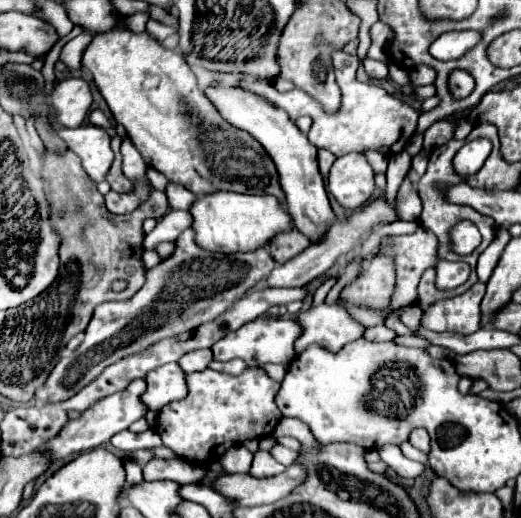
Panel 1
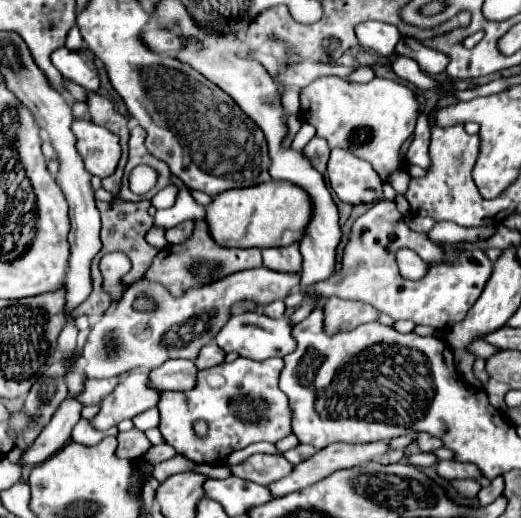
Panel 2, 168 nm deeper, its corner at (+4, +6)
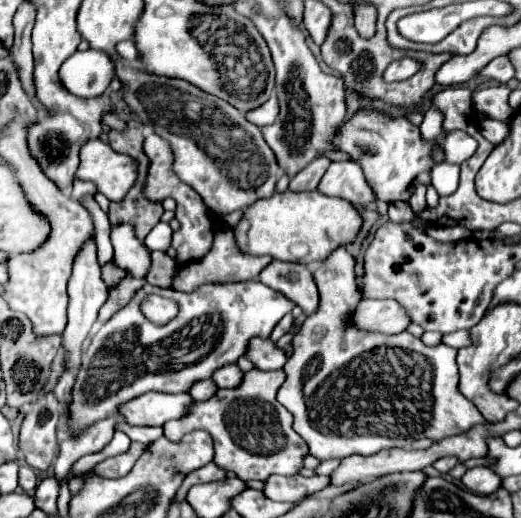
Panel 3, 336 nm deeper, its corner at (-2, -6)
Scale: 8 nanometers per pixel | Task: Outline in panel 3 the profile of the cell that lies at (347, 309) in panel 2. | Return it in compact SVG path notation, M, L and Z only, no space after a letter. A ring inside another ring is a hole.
M362 300L356 308L354 324L384 334L400 334L412 324L412 320L396 300Z

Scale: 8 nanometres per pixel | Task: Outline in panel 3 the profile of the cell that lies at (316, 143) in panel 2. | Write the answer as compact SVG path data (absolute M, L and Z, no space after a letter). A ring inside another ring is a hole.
M318 158L318 160L314 160L306 170L298 172L298 176L294 176L294 178L290 180L288 190L292 190L292 192L316 190L318 180L324 176L324 172L326 172L328 164L330 164L330 160L328 160L328 158Z

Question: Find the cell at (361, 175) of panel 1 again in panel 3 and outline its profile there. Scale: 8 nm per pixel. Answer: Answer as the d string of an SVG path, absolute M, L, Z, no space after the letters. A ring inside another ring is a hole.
M332 162L318 184L318 192L350 200L354 206L364 206L376 200L356 162Z

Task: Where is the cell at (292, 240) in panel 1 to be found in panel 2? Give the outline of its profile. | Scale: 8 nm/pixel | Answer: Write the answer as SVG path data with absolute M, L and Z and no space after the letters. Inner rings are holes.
M298 242L284 246L284 248L264 248L262 250L264 266L278 270L278 272L300 272L302 270L302 256L298 250Z

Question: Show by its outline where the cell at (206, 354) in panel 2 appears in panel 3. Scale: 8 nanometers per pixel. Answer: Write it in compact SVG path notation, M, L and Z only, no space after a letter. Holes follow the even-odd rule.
M228 364L226 368L220 368L218 372L214 372L212 380L220 386L220 388L236 388L238 384L242 384L244 372L238 368L238 364Z

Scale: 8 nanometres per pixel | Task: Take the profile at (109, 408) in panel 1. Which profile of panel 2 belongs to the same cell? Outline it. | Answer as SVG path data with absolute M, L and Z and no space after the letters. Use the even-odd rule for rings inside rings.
M130 372L120 380L120 384L100 402L100 412L90 420L96 430L108 430L118 426L118 422L126 418L134 418L136 414L158 404L160 392L152 392L146 386L148 374Z

